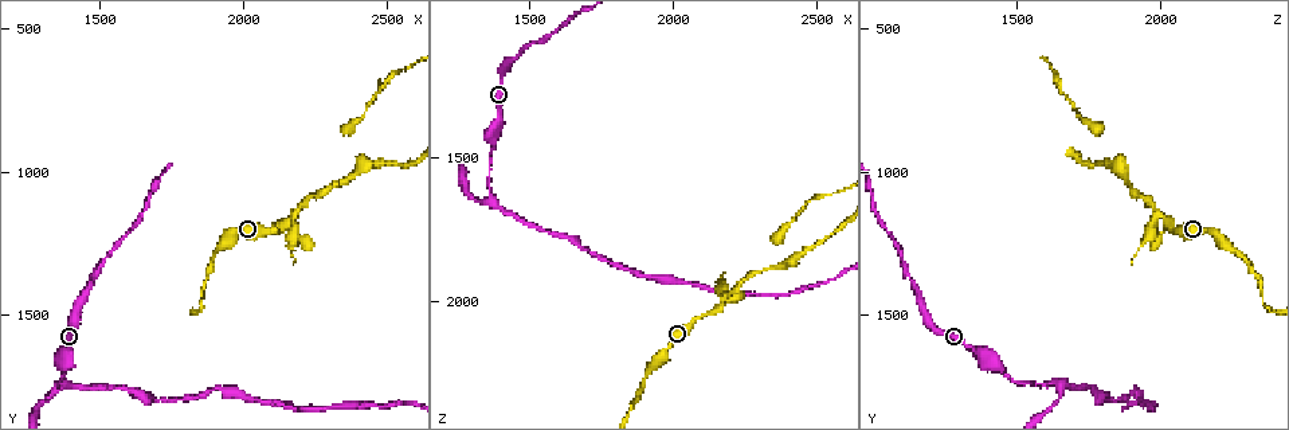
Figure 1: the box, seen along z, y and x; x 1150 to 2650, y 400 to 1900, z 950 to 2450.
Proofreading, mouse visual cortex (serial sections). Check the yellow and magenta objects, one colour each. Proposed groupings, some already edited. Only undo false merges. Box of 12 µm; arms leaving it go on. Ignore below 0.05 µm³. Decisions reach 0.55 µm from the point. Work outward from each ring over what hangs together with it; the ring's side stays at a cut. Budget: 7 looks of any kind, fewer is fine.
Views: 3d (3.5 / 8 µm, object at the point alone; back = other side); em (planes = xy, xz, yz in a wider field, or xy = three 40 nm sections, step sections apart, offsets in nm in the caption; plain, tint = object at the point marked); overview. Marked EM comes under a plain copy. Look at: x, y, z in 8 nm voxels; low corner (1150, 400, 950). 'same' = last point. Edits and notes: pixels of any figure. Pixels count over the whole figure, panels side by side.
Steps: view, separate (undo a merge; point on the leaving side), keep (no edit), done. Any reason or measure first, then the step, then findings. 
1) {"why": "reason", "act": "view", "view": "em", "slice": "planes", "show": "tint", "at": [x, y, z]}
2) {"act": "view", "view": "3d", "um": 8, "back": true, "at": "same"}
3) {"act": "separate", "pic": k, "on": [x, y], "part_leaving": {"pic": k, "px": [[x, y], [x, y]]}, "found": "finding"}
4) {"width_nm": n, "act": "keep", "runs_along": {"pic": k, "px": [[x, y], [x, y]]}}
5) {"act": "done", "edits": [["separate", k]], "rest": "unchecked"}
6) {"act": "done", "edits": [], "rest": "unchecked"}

{"why": "thin neck", "act": "view", "view": "3d", "um": 3.5, "at": [1860, 1460, 2360]}

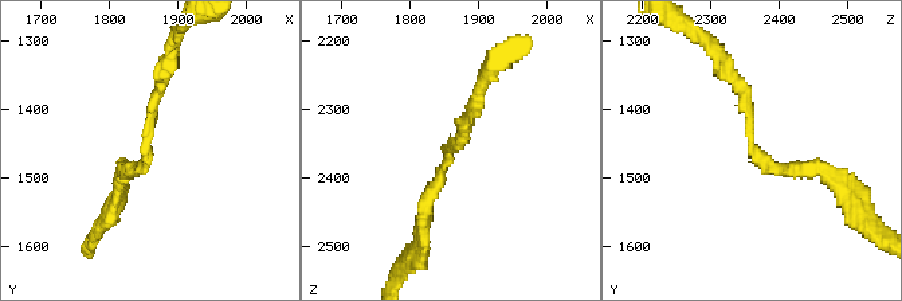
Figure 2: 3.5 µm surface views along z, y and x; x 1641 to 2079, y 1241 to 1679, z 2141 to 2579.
{"arm_widths_nm": [200, 200], "act": "view", "view": "em", "slice": "xy", "step": 2, "show": "tint", "at": [1850, 1455, 2365]}

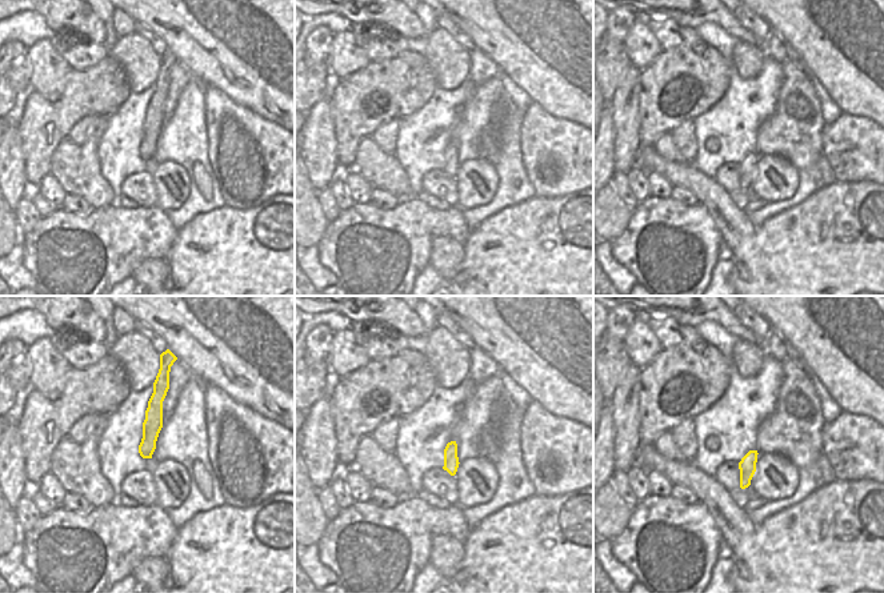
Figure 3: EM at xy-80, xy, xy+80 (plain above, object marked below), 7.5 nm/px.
{"width_nm": 120, "act": "keep", "runs_along": {"pic": 2, "px": [[722, 67], [742, 92], [756, 153], [811, 178]]}, "found": "one cell here"}

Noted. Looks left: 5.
{"why": "sharp bend", "act": "view", "view": "3d", "um": 3.5, "at": [2150, 1180, 2030]}

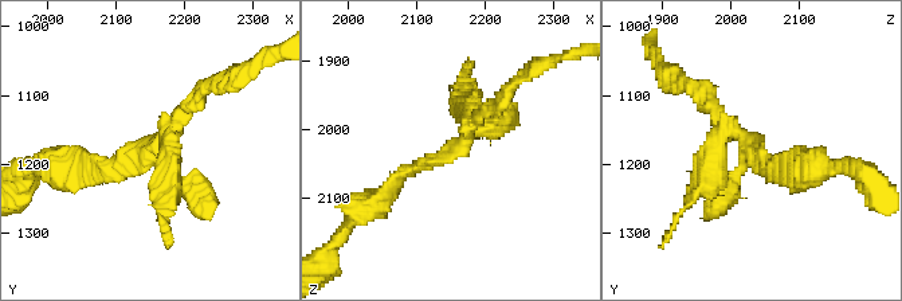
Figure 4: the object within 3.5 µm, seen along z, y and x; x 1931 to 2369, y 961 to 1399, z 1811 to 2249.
{"why": "shape alone is not enough", "act": "view", "view": "em", "slice": "xy", "step": 3, "show": "tint", "at": [2155, 1180, 2030]}

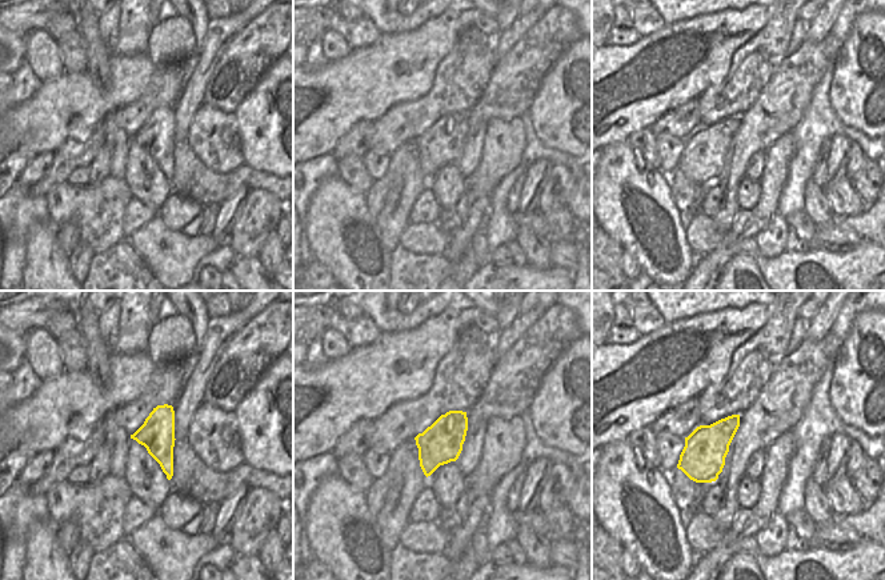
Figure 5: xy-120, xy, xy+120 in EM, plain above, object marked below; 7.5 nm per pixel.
{"act": "separate", "pic": 4, "on": [169, 211], "found": "two cells meet here"}

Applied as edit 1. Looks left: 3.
{"act": "done", "edits": [["separate", 4]], "rest": "unchecked"}

